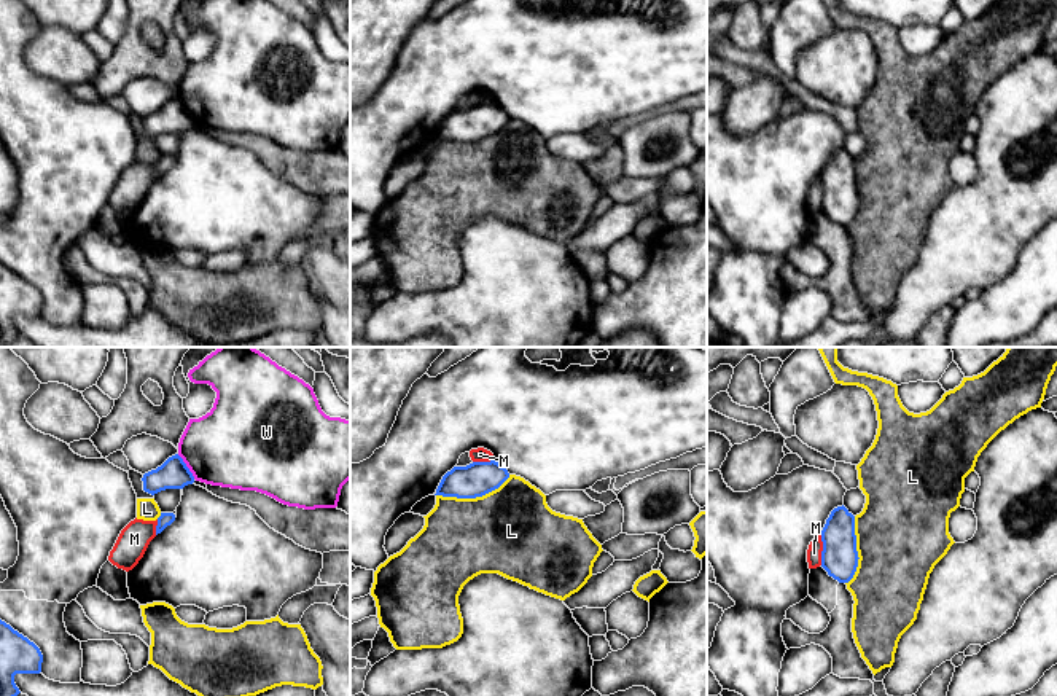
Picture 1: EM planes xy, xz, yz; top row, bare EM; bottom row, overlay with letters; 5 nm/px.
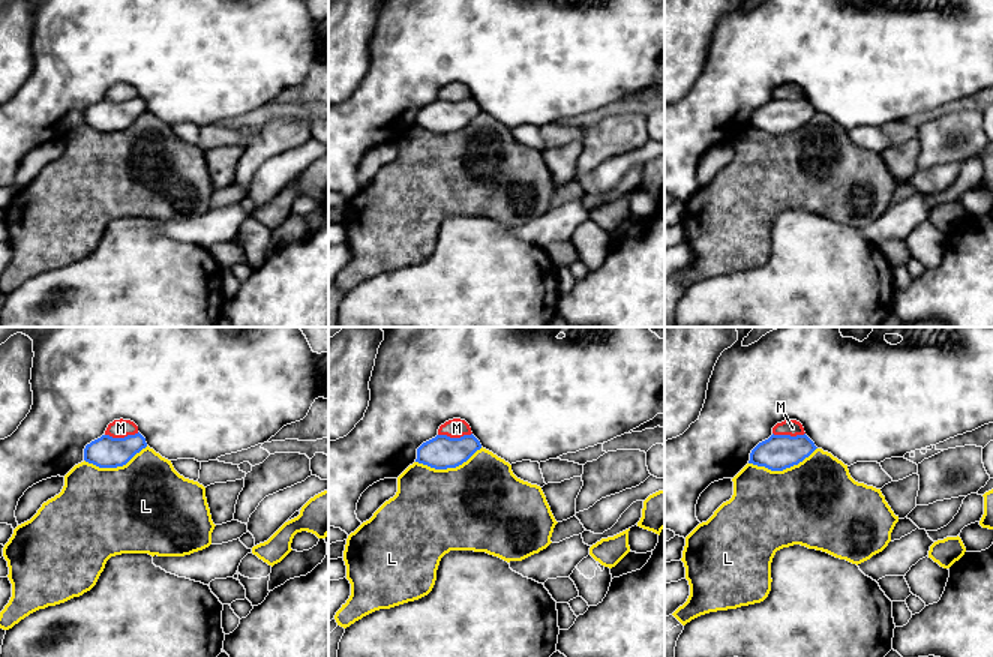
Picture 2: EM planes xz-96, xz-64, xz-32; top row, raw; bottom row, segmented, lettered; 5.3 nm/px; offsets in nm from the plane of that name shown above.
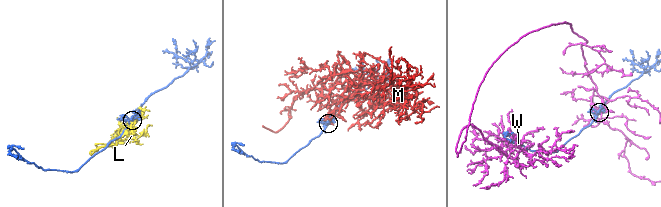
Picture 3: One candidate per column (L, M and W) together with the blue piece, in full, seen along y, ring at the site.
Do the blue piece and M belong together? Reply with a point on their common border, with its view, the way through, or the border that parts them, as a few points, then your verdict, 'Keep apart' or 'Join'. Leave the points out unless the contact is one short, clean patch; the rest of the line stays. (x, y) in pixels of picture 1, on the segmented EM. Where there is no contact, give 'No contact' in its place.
Touches blue at yz (823, 550). Keep apart

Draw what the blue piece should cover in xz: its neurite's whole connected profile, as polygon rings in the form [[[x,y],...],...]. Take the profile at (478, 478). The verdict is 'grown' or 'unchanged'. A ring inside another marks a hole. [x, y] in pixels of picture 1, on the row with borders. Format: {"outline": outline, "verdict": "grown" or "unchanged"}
{"outline": [[[495,460],[473,462],[447,471],[435,495],[476,499],[498,489],[508,478],[508,470]]], "verdict": "unchanged"}

